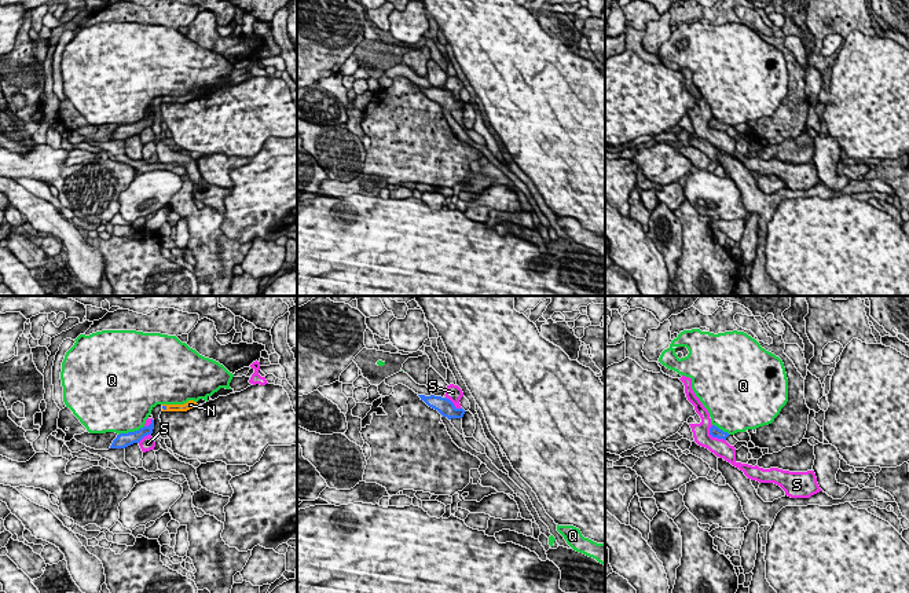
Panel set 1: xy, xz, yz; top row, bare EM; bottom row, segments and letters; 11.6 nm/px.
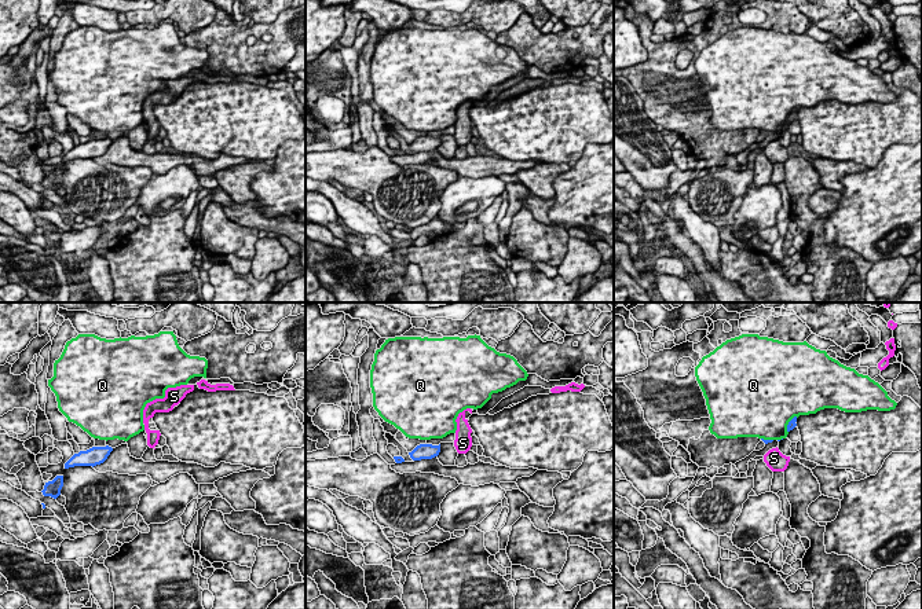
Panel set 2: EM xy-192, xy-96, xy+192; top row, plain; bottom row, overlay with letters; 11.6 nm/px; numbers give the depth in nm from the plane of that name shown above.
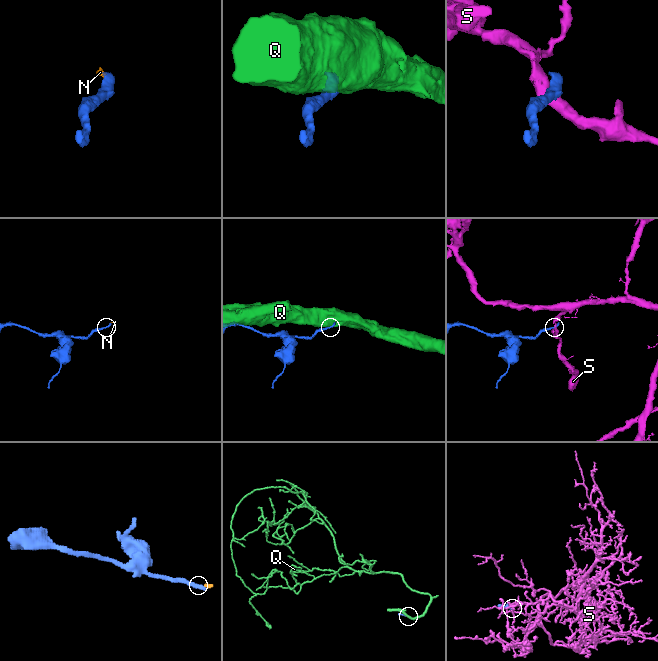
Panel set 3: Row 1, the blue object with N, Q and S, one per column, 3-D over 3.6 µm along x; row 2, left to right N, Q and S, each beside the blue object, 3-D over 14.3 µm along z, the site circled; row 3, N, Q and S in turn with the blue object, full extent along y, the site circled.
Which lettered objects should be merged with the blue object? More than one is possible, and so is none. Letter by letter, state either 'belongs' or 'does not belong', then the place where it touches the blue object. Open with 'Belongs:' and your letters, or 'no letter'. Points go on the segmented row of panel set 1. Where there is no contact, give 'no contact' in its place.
Belongs: N
N: belongs; contact xy (162, 407)
Q: does not belong; contact xy (131, 432)
S: does not belong; contact yz (715, 436)

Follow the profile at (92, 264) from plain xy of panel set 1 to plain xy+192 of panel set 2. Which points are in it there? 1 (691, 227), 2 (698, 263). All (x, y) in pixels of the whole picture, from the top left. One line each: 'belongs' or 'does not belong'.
1: does not belong
2: belongs

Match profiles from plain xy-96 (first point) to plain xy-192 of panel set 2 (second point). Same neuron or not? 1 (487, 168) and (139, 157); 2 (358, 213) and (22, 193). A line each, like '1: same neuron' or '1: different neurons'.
1: same neuron
2: same neuron

